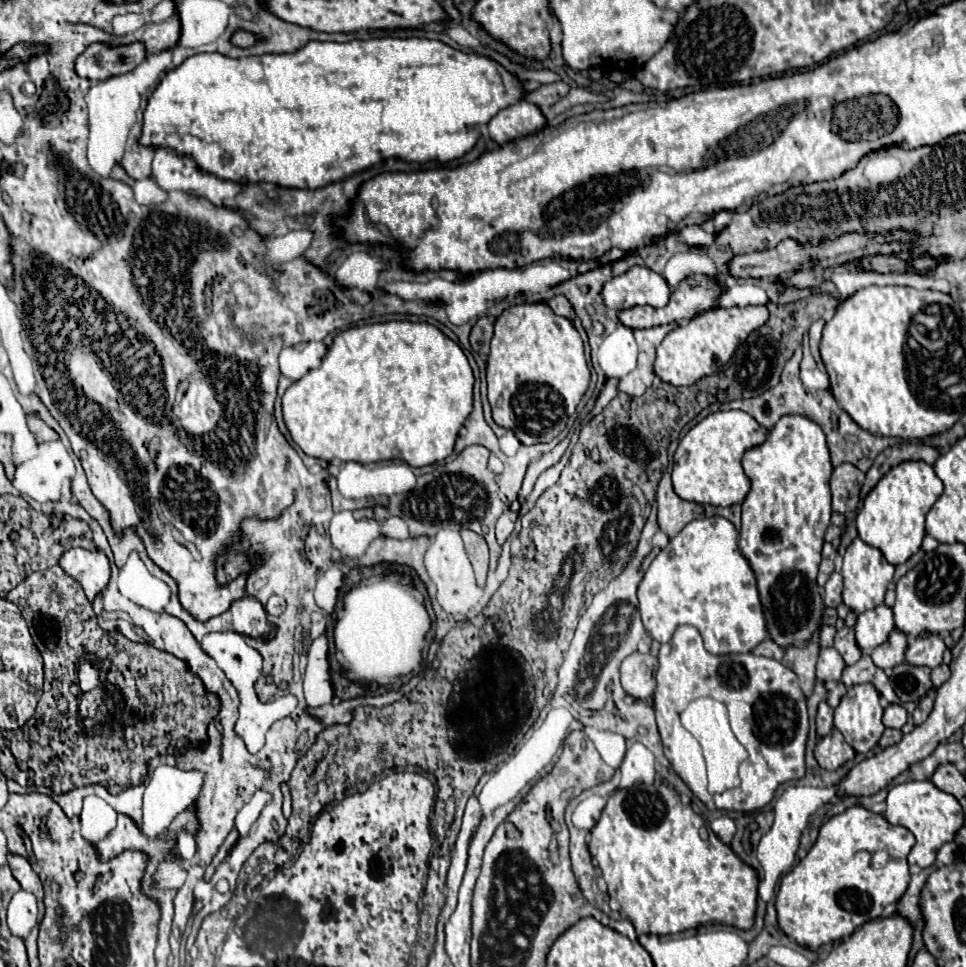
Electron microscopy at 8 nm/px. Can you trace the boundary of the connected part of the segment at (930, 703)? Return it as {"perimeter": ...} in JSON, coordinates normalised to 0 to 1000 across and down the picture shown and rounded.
{"perimeter":[[[961,717],[952,727],[950,727],[950,731],[948,731],[948,735],[946,735],[946,750],[952,750],[961,739],[963,739],[963,735],[965,735],[965,731],[967,731],[967,717]]]}

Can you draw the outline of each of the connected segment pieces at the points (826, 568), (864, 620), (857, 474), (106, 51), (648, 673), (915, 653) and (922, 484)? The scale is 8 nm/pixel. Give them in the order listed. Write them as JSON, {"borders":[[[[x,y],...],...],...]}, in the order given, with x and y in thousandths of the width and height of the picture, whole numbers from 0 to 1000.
{"borders":[[[[855,562],[853,564],[853,570],[851,570],[851,584],[849,584],[849,593],[847,593],[847,605],[853,607],[853,603],[857,601],[859,593],[863,590],[863,574],[865,574],[865,568]]],[[[909,626],[888,636],[886,644],[886,663],[892,673],[903,673],[919,661],[919,655],[925,650],[925,636],[919,626]]],[[[872,479],[861,487],[861,528],[880,531],[886,528],[890,518],[890,506],[894,499],[894,489],[882,479]]],[[[106,44],[93,47],[79,63],[79,75],[89,82],[112,82],[118,78],[128,78],[141,71],[149,63],[149,47],[137,44],[128,49],[112,49]]],[[[654,675],[644,684],[644,710],[658,725],[669,725],[677,719],[679,713],[679,696],[681,681],[665,675]]],[[[957,655],[952,659],[940,659],[938,669],[938,686],[948,690],[971,690],[975,686],[975,677],[979,673],[979,667],[971,655]]],[[[934,477],[932,481],[923,483],[896,512],[886,537],[890,557],[903,566],[909,566],[919,582],[936,582],[952,568],[957,557],[959,531],[971,518],[975,508],[977,502],[967,489],[965,481],[957,477]]]]}

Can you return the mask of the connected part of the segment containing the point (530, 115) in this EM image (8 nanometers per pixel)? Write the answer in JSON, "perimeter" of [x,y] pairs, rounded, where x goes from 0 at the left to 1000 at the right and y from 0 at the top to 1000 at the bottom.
{"perimeter":[[[538,104],[534,109],[520,113],[513,121],[509,121],[509,125],[505,127],[505,138],[509,146],[522,150],[532,144],[553,140],[561,135],[563,129],[565,121],[561,119],[561,115],[553,107]]]}

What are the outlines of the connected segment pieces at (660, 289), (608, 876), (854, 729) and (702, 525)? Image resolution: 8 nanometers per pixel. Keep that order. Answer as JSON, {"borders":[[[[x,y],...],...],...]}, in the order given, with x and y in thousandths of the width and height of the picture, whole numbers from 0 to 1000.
{"borders":[[[[654,276],[646,284],[631,289],[623,299],[623,307],[625,315],[636,322],[656,315],[687,317],[694,307],[694,297],[685,284],[667,276]]],[[[689,810],[681,814],[656,812],[652,816],[640,816],[629,826],[621,849],[611,859],[609,878],[629,913],[629,926],[642,934],[642,946],[654,952],[660,967],[698,967],[731,954],[758,957],[770,963],[781,957],[785,903],[762,886],[756,874],[747,872],[735,857],[733,868],[727,868],[725,855],[729,853],[727,845],[720,843],[714,832],[708,832],[704,822]]],[[[890,706],[878,713],[863,735],[863,752],[884,772],[886,779],[899,779],[909,770],[915,758],[911,719],[903,706]]],[[[731,535],[731,537],[720,537],[716,541],[712,541],[698,557],[694,557],[694,562],[677,576],[677,580],[673,582],[671,590],[667,593],[667,599],[663,601],[660,605],[660,624],[663,624],[663,636],[665,636],[665,644],[669,648],[669,653],[673,655],[673,659],[681,665],[692,665],[696,661],[696,655],[700,653],[702,646],[718,646],[727,661],[729,661],[729,667],[733,671],[733,675],[737,677],[756,677],[756,675],[776,675],[785,665],[789,665],[791,661],[795,661],[795,653],[793,653],[793,646],[791,646],[791,634],[787,630],[787,617],[783,613],[783,597],[778,597],[778,588],[774,584],[774,580],[770,578],[770,574],[766,572],[764,568],[764,549],[760,547],[760,543],[749,537],[749,535]]]]}

